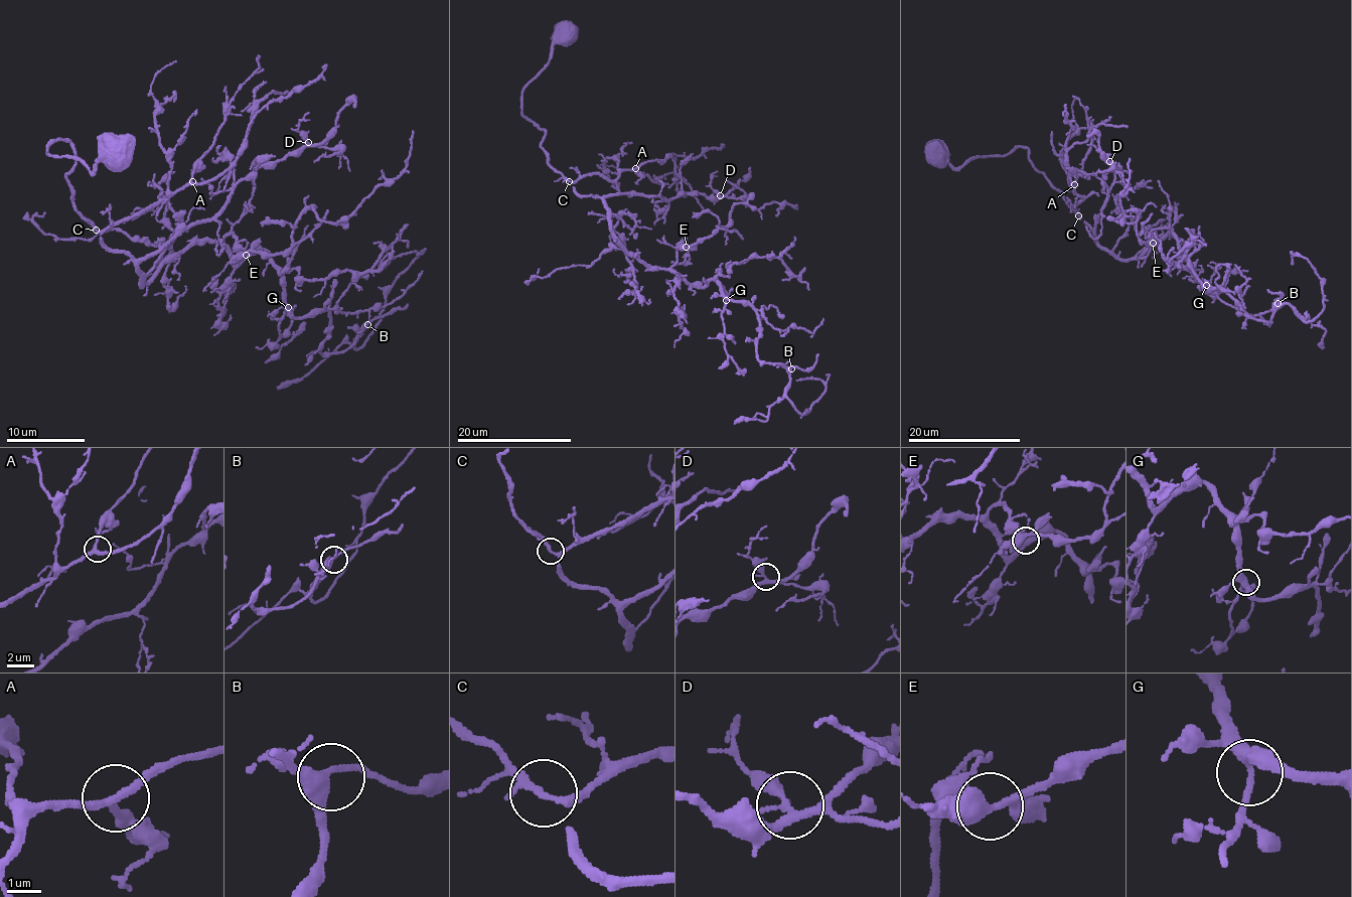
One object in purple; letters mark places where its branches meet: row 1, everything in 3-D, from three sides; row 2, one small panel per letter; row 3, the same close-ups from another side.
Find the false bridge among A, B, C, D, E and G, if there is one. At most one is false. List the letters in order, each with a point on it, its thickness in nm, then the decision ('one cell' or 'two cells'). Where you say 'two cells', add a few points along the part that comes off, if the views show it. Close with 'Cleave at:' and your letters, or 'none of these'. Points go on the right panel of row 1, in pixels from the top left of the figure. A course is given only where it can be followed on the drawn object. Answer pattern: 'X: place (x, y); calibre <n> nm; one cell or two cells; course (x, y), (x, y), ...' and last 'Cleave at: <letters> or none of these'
A: place (1074, 184); calibre 240 nm; one cell
B: place (1278, 303); calibre 300 nm; one cell
C: place (1078, 215); calibre 170 nm; one cell
D: place (1109, 161); calibre 240 nm; one cell
E: place (1153, 243); calibre 400 nm; one cell
G: place (1206, 285); calibre 320 nm; one cell
Cleave at: none of these

